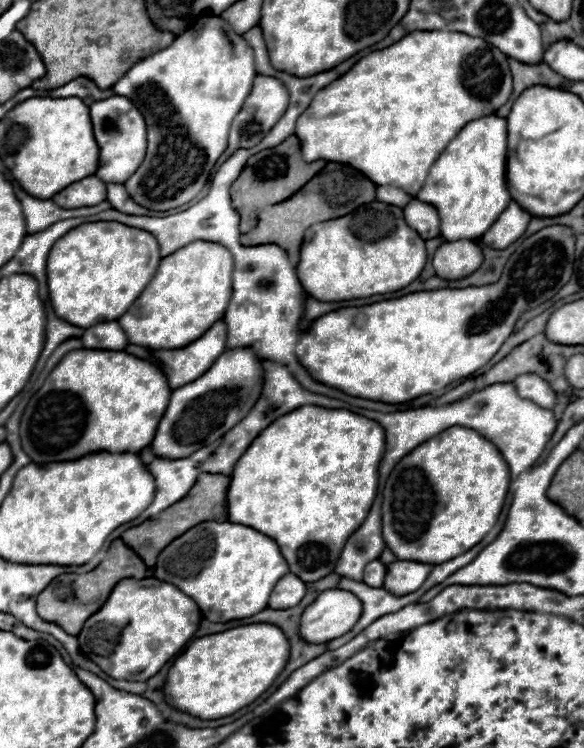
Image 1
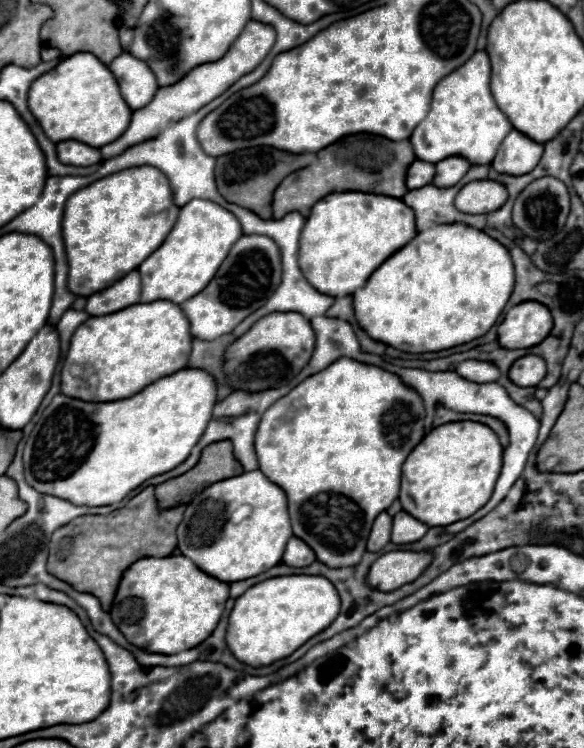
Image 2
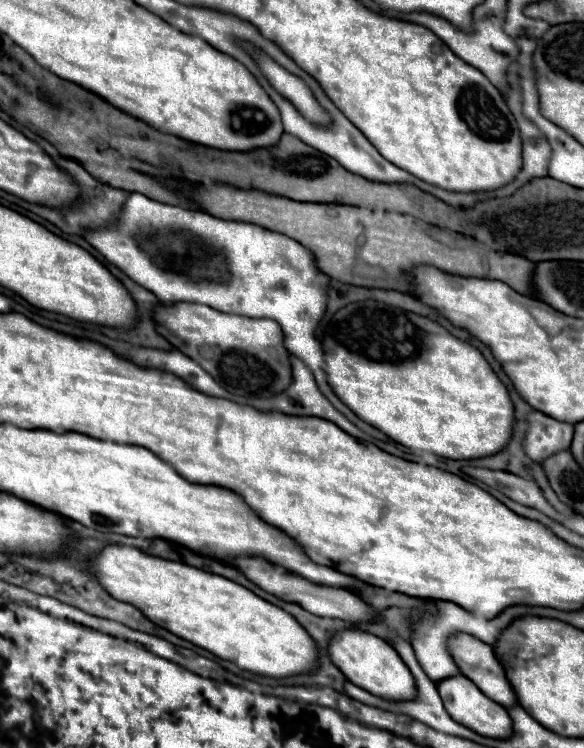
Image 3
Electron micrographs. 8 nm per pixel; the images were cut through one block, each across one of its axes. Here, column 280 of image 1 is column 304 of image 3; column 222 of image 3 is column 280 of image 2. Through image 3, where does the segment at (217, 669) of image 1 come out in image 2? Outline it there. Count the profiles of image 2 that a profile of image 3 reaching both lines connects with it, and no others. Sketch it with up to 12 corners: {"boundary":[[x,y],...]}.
{"boundary":[[324,576],[248,588],[226,646],[248,666],[290,656],[340,612]]}

